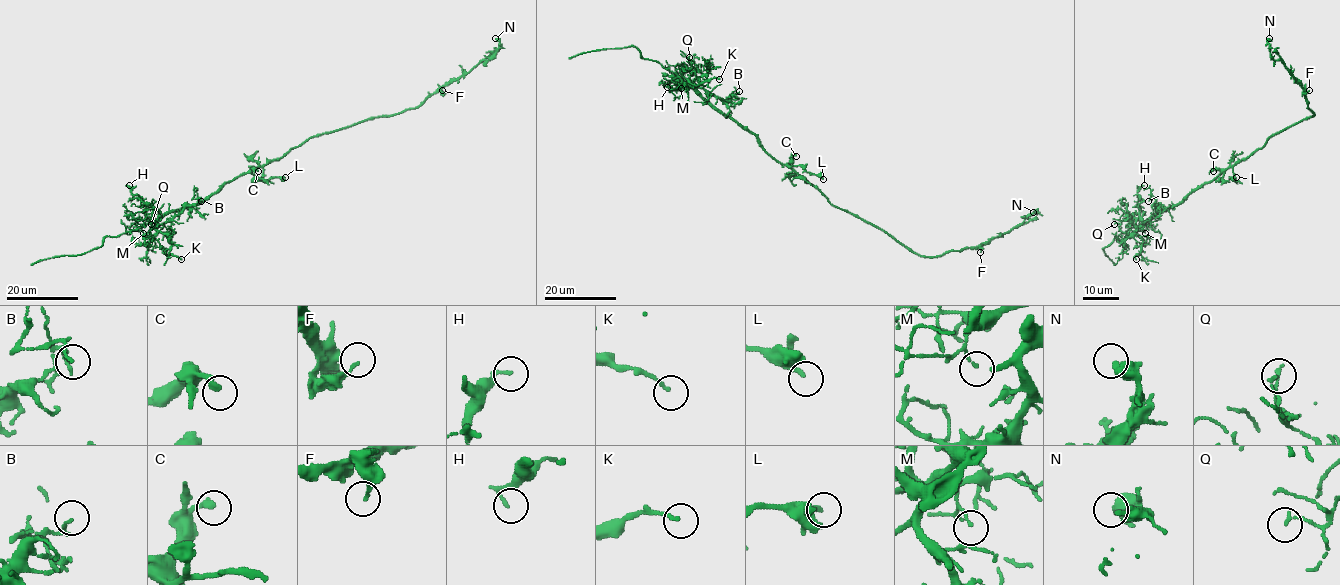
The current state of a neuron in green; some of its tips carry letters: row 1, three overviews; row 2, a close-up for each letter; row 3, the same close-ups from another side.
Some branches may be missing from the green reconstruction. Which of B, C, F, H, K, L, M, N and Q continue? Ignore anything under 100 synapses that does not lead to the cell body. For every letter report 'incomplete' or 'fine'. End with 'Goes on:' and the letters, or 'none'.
B: fine
C: fine
F: fine
H: fine
K: fine
L: fine
M: fine
N: fine
Q: fine
Goes on: none

